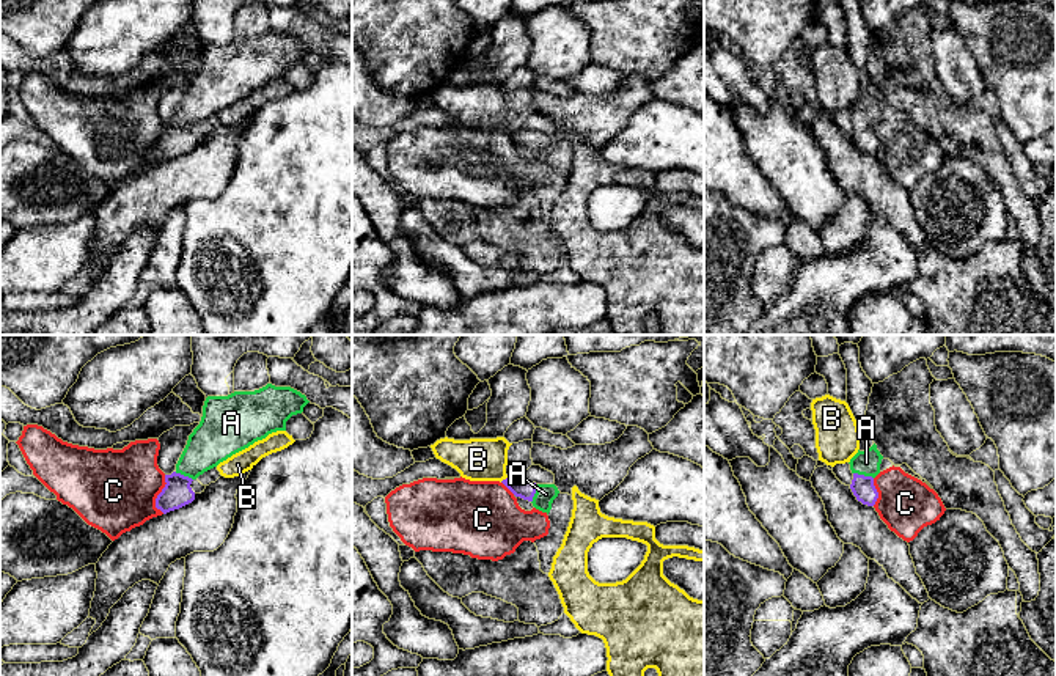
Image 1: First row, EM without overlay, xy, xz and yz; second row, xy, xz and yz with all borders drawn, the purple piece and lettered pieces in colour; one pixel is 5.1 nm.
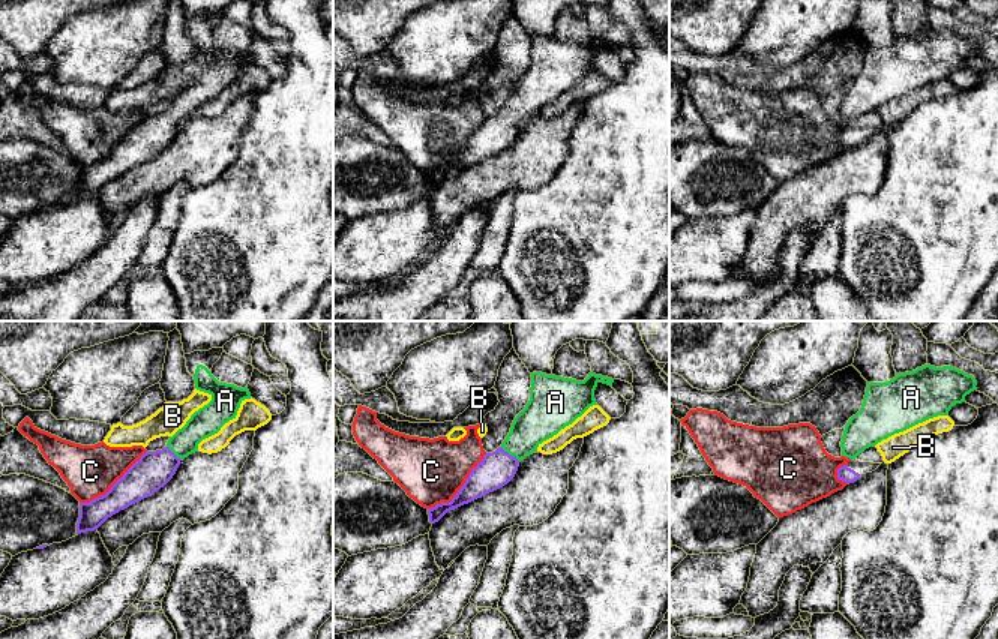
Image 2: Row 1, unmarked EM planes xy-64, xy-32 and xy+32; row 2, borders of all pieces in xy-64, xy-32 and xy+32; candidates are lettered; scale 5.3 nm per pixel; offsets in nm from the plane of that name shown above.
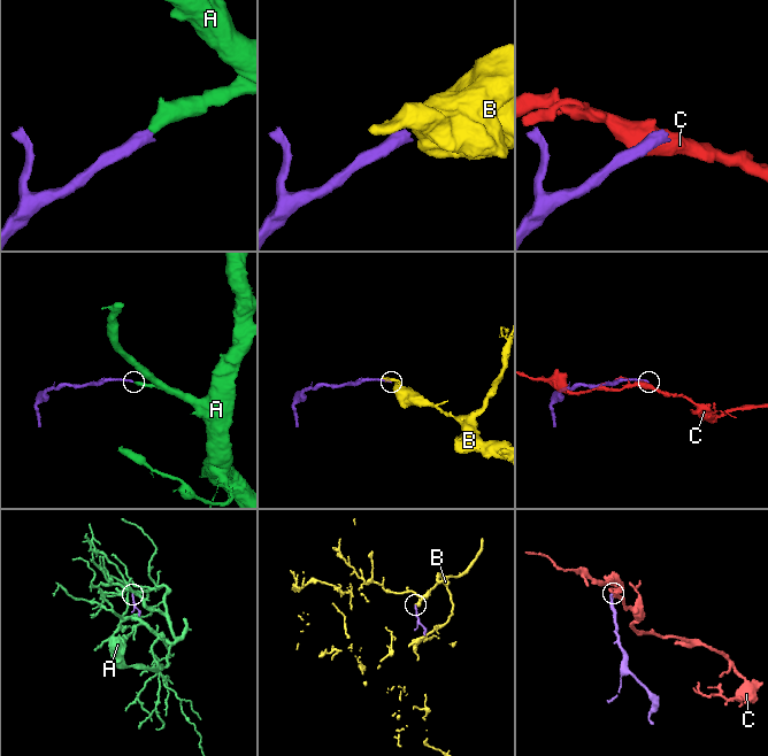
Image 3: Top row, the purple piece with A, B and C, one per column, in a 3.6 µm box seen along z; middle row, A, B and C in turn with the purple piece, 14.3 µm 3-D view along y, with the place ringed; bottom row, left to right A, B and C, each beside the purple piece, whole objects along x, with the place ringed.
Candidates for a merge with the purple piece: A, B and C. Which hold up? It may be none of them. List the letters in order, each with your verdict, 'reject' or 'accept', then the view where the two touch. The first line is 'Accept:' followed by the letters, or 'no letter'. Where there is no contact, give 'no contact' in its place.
Accept: A
A: accept; meets purple in yz
B: reject; meets purple in xz
C: reject; meets purple in xy

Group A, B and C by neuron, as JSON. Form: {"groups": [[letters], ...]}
{"groups": [["A"], ["B"], ["C"]]}

